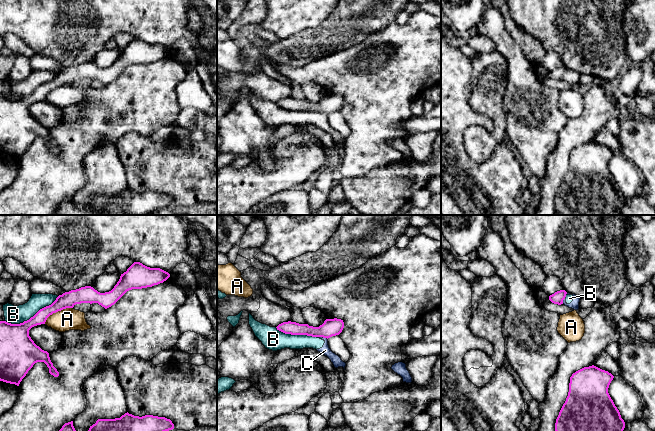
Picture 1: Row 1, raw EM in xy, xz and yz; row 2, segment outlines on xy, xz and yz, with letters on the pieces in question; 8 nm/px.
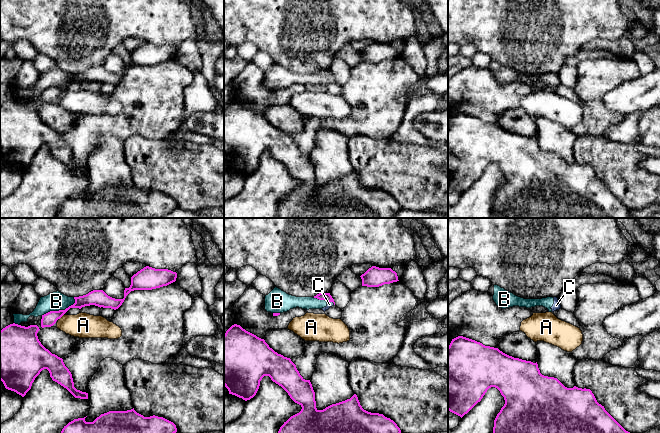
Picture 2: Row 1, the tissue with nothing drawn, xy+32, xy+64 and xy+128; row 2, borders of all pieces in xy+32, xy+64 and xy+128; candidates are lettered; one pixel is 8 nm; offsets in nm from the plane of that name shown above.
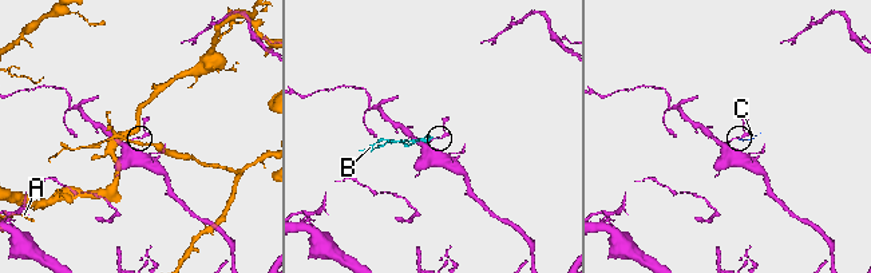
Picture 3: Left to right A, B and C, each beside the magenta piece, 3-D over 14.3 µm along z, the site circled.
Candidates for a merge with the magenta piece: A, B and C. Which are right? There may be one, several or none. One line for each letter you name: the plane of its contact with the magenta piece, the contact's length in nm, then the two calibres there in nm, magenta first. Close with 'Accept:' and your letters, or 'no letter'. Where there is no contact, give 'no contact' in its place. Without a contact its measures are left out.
Accept: no letter

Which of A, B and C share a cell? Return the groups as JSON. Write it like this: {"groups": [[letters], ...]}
{"groups": [["A"], ["B", "C"]]}

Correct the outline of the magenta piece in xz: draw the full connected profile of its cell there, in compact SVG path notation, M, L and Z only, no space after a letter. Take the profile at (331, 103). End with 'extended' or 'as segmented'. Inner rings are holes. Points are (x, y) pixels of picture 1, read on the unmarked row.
M326 95L319 103L309 102L308 100L299 100L296 98L283 98L279 100L277 106L291 111L307 111L312 113L330 114L339 111L343 104L344 98L341 95Z; as segmented

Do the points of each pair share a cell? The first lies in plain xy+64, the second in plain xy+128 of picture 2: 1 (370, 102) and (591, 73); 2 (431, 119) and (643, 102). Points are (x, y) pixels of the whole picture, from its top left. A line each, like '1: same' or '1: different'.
1: same
2: different

